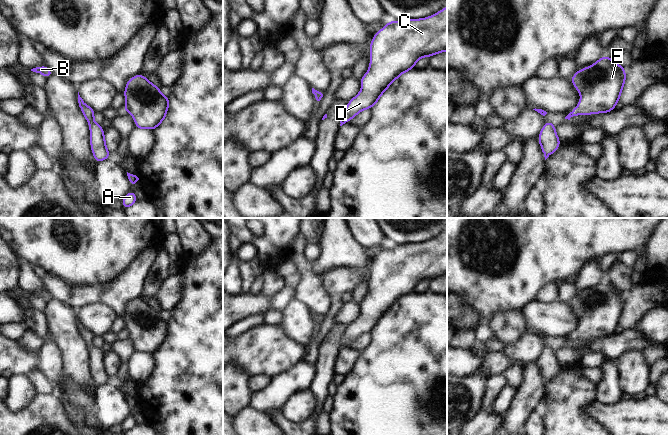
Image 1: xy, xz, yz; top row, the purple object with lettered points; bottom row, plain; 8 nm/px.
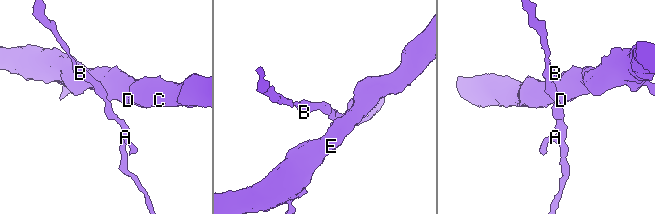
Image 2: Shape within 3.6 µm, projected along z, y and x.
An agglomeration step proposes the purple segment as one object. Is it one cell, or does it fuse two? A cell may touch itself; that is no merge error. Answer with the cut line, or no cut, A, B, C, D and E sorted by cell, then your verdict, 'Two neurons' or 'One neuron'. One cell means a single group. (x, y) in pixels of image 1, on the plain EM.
No split. Groups: A B C D E. One neuron

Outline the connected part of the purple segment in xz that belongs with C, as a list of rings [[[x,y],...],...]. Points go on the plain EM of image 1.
[[[447,230],[423,243],[390,245],[370,267],[370,291],[360,303],[362,313],[348,325],[340,350],[360,335],[371,333],[384,315],[421,281],[447,275]]]

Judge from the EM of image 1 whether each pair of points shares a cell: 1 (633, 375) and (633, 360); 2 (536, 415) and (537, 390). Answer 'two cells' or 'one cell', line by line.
1: one cell
2: two cells

